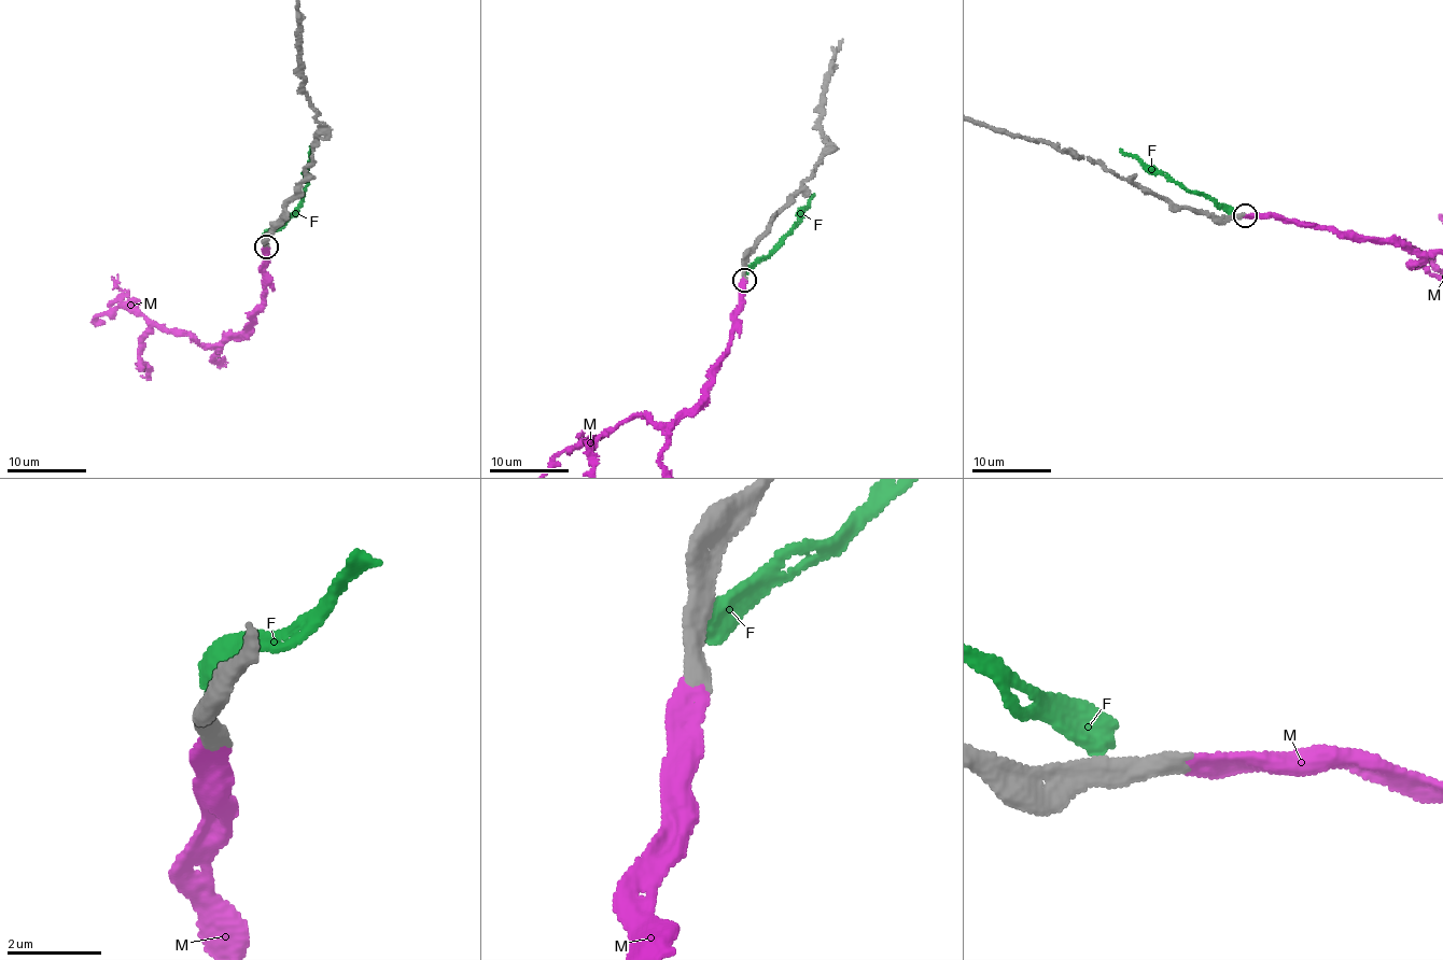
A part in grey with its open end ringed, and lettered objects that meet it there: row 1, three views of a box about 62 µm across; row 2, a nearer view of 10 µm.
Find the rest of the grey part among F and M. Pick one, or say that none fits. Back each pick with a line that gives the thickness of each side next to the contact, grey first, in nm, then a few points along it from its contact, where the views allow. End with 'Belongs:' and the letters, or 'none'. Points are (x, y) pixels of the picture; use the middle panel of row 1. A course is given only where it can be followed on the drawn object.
M: 340/320 nm
Belongs: M

